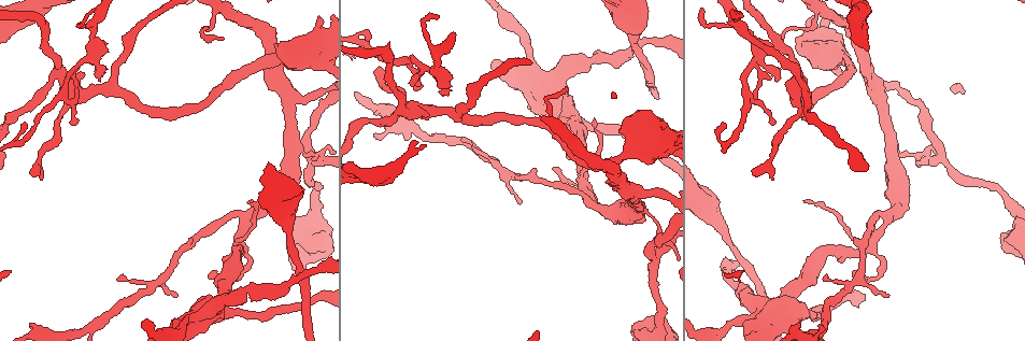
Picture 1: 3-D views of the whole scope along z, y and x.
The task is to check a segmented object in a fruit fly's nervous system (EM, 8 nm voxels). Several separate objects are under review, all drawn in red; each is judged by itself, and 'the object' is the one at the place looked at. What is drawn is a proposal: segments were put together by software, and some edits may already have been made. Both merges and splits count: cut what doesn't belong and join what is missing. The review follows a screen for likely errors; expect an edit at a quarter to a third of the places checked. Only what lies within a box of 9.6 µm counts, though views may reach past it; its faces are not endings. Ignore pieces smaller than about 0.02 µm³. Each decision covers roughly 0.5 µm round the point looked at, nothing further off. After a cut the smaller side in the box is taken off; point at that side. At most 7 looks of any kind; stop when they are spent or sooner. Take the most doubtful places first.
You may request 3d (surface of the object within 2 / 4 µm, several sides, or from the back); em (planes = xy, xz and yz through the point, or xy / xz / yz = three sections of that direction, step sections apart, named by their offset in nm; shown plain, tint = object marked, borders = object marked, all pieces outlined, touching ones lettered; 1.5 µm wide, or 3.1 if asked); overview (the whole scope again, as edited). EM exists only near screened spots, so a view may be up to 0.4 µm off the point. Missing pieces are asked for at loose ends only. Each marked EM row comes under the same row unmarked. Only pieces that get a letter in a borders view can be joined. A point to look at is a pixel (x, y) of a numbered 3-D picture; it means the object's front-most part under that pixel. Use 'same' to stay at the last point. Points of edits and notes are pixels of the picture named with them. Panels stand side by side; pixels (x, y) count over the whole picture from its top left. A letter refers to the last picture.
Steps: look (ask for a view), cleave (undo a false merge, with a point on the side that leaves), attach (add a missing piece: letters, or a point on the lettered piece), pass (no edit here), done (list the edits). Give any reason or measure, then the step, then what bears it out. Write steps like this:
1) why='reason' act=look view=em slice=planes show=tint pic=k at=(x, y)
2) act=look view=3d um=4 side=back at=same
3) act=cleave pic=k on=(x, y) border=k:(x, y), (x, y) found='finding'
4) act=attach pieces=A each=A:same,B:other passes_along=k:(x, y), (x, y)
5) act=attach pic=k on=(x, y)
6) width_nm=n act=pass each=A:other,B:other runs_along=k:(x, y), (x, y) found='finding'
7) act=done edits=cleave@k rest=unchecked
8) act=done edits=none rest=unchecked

why='branch stops here' act=look view=em slice=planes show=tint pic=1 at=(175, 295)

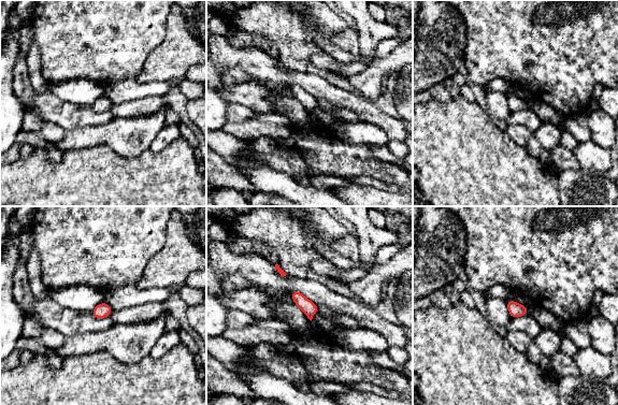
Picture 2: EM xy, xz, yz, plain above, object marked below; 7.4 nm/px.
why='see the neighbours' act=look view=em slice=planes show=borders at=same

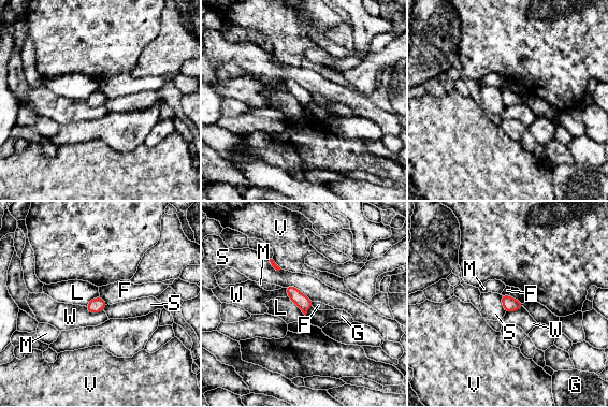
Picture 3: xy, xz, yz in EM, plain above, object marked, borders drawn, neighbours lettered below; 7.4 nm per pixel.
act=pass each=F:other,G:other,L:other,M:other,S:other,V:other,W:other border=3:(287, 296), (305, 316) found='none of them fits'

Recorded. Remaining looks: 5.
why='closes a loop' act=look view=em slice=planes show=borders pic=1 at=(753, 93)

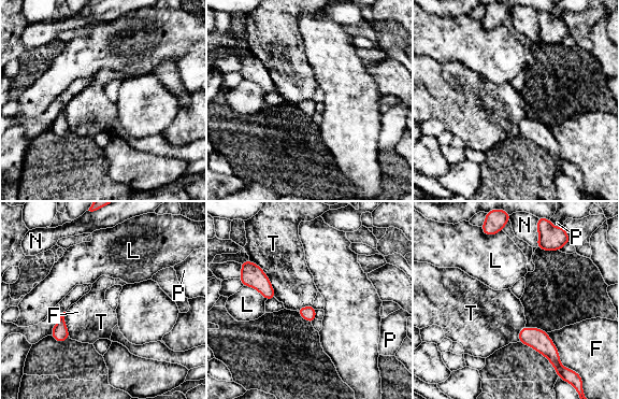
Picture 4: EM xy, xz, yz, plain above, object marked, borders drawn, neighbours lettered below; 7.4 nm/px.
act=pass each=F:other,L:other,N:other,P:other,T:other border=4:(249, 260), (265, 274), (275, 297) found='one cell here'

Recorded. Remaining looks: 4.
act=look view=em slice=planes show=tint pic=1 at=(722, 229)

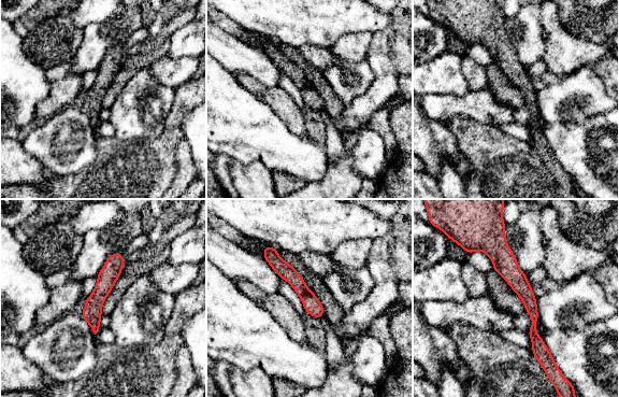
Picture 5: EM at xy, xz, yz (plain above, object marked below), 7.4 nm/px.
act=look view=em slice=planes show=borders at=same

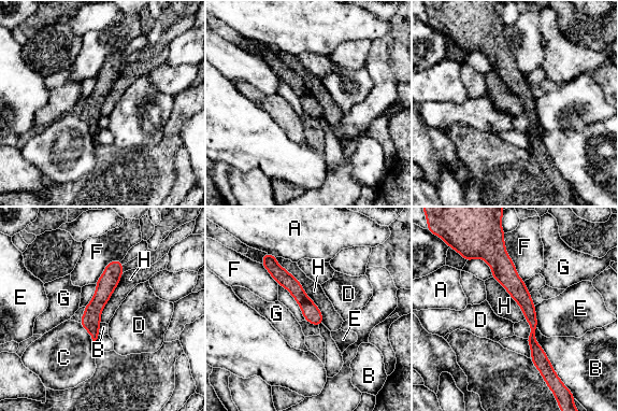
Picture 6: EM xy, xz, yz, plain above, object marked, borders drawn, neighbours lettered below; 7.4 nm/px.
width_nm=70 act=pass each=A:other,B:other,C:other,D:other,E:other,F:other,G:other,H:other runs_along=6:(490, 259), (529, 309), (544, 371) found='one cell here'

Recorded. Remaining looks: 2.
act=done edits=none rest=unchecked

